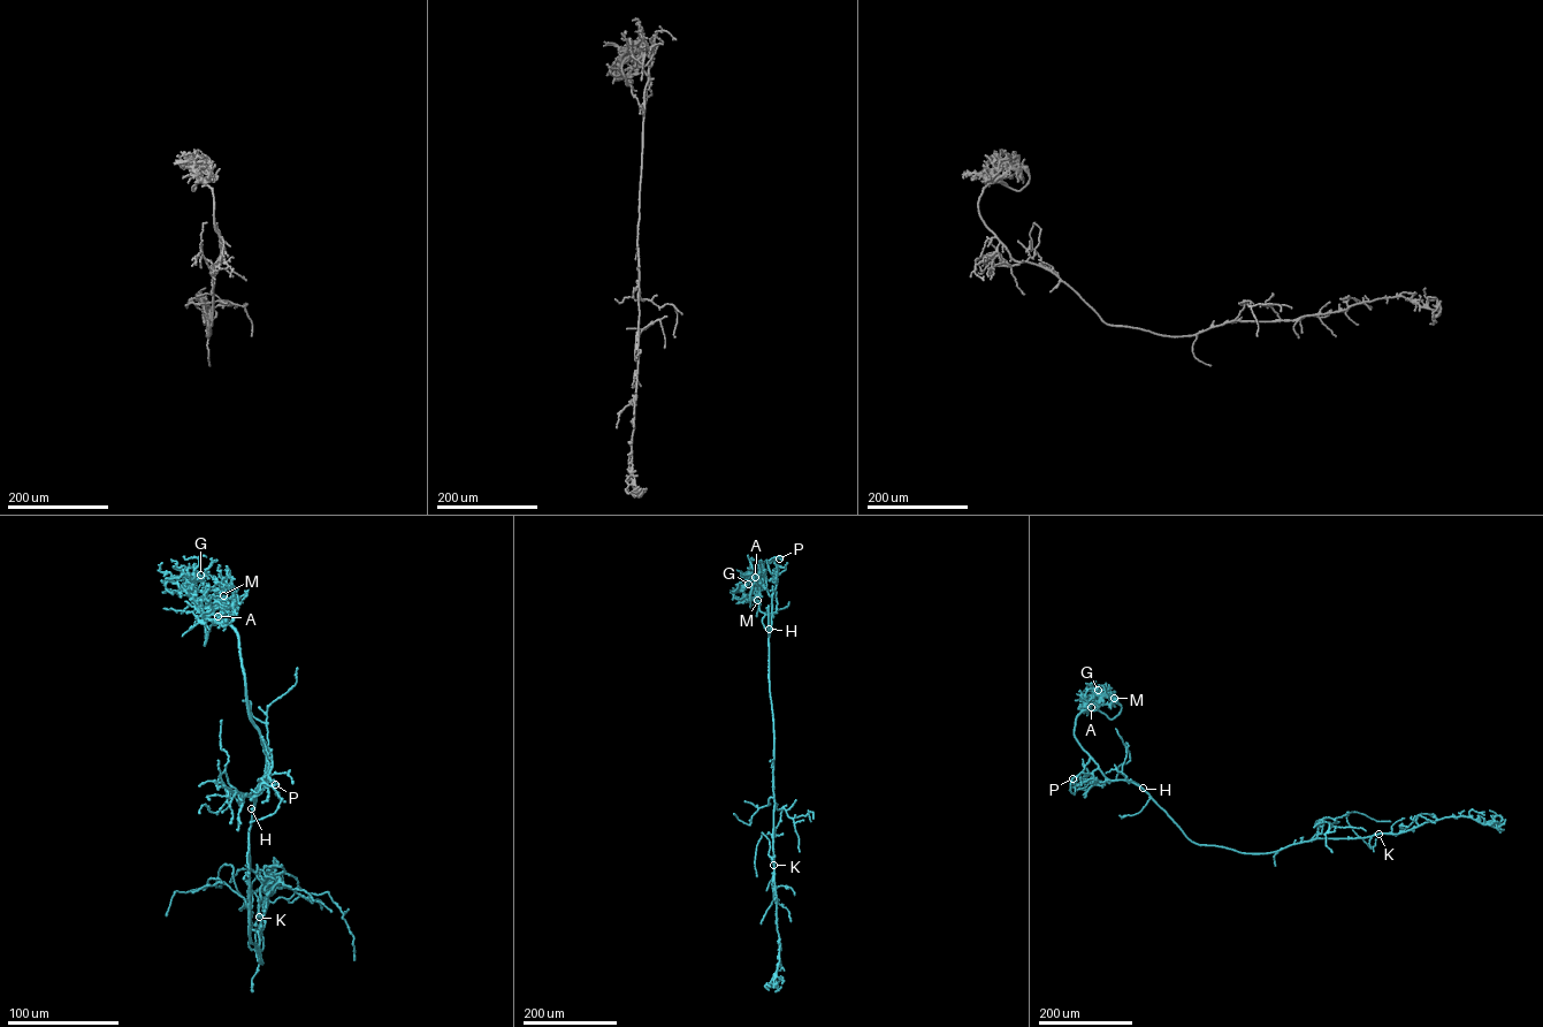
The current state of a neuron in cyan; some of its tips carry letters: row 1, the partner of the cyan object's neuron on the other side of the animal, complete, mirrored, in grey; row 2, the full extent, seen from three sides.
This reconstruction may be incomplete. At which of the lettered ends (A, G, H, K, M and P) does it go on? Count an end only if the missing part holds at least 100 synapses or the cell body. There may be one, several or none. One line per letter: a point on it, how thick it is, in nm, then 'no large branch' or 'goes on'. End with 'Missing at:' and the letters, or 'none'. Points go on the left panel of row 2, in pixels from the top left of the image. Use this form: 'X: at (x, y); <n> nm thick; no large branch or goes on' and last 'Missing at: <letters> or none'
A: at (218, 616); 440 nm thick; no large branch
G: at (200, 575); 320 nm thick; no large branch
H: at (251, 808); 480 nm thick; no large branch
K: at (259, 917); 700 nm thick; no large branch
M: at (223, 595); 700 nm thick; no large branch
P: at (275, 784); 550 nm thick; no large branch
Missing at: none

